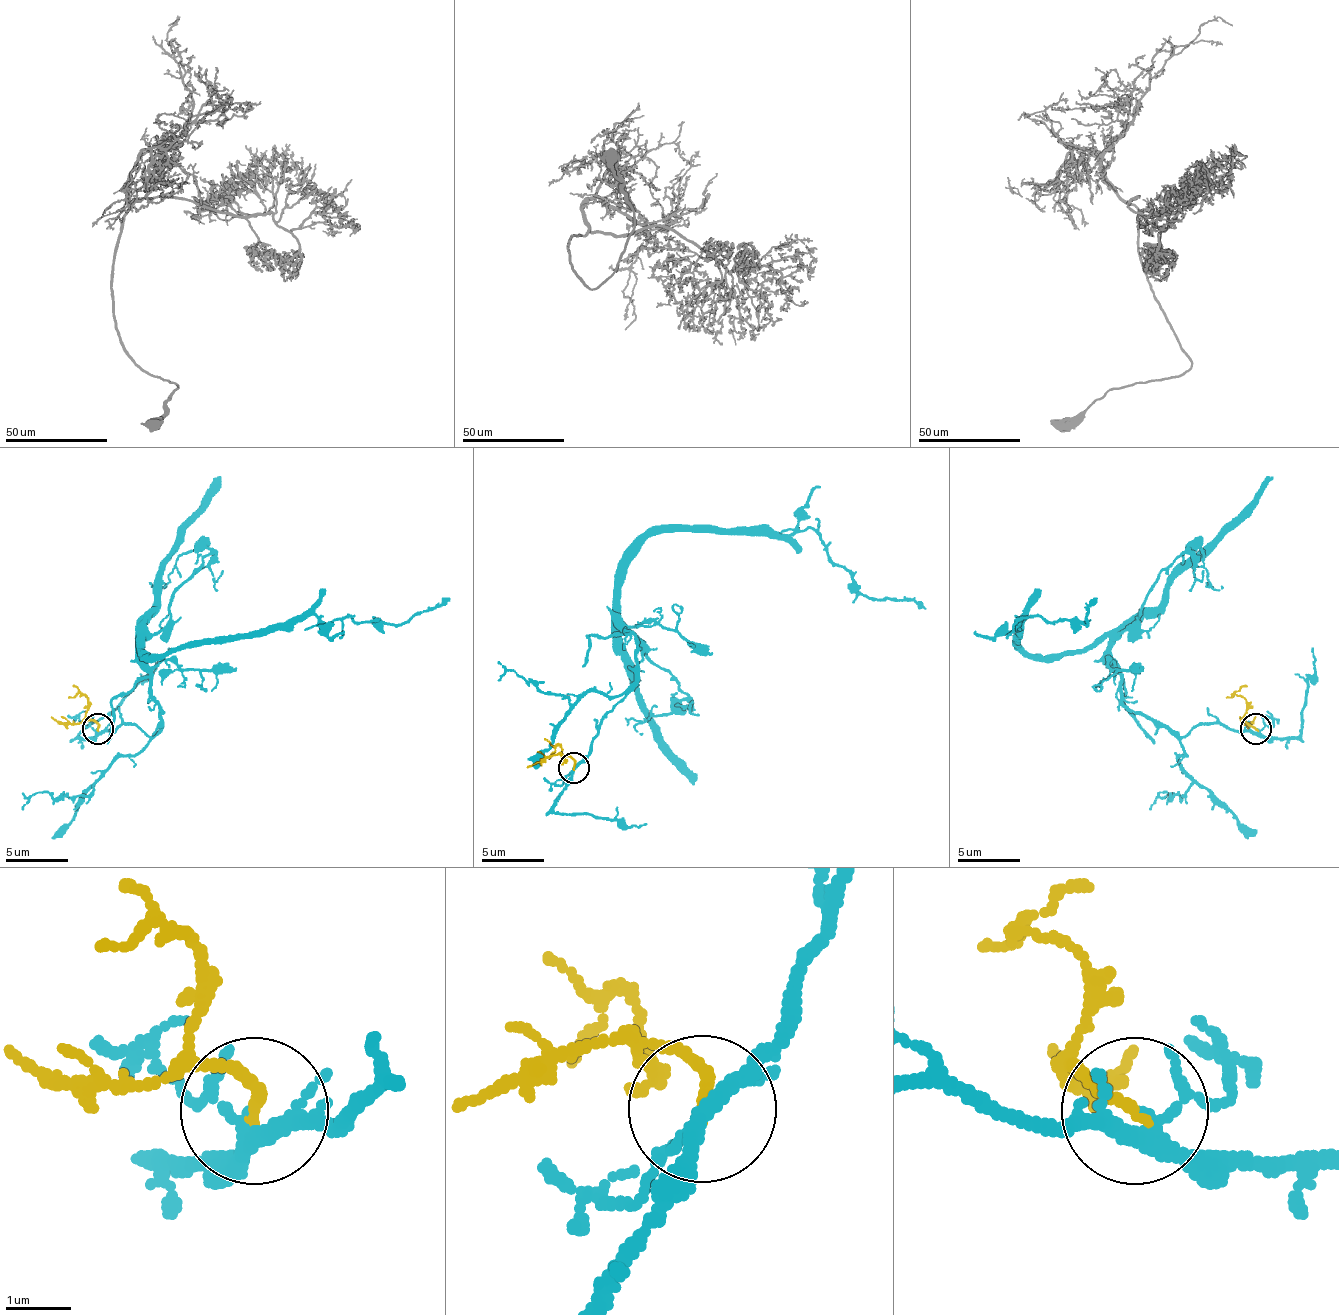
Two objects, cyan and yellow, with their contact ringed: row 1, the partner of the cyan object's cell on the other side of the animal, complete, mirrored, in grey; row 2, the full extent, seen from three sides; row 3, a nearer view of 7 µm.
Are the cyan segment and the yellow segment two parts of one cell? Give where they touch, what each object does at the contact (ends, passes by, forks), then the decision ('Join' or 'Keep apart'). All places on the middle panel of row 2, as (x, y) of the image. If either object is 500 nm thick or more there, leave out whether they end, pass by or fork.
Place: (574, 767). At the ring cyan forks. At the ring yellow ends. Join

